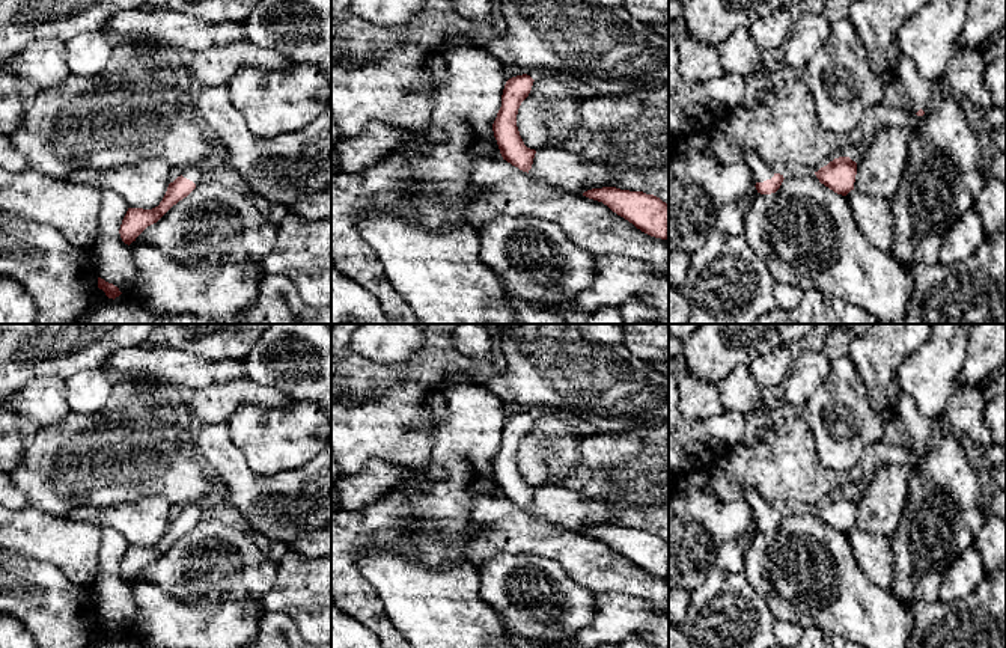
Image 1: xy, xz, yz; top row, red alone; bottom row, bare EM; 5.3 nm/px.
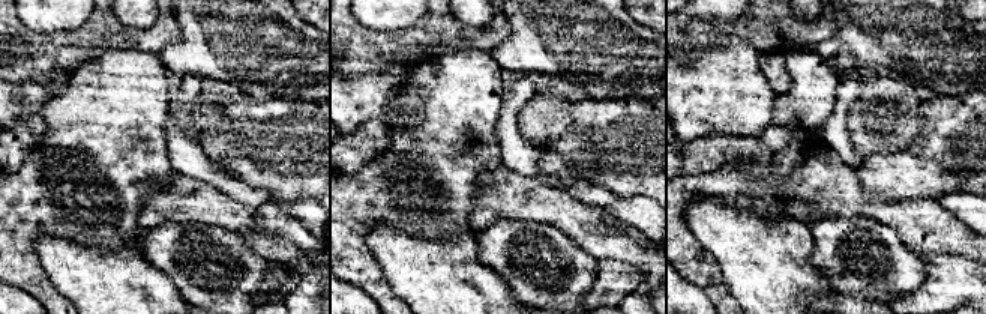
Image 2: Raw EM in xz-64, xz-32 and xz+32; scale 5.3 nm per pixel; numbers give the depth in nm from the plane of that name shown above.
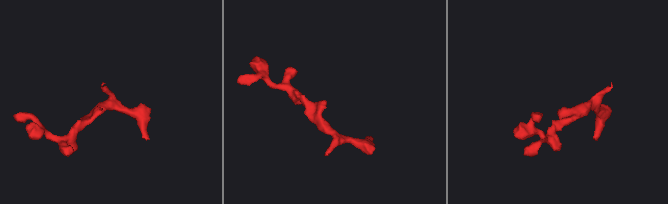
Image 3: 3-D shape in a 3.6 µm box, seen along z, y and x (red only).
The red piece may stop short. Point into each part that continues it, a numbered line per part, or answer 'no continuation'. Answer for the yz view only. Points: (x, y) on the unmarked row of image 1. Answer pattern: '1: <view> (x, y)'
1: yz (761, 508)

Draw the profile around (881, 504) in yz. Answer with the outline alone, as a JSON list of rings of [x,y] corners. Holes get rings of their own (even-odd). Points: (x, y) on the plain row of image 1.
[[[889,464],[864,484],[857,500],[854,526],[890,538],[901,521],[910,493],[913,467]]]

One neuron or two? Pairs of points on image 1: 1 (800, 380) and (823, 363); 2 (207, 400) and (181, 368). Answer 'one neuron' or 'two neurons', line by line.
1: one neuron
2: two neurons

